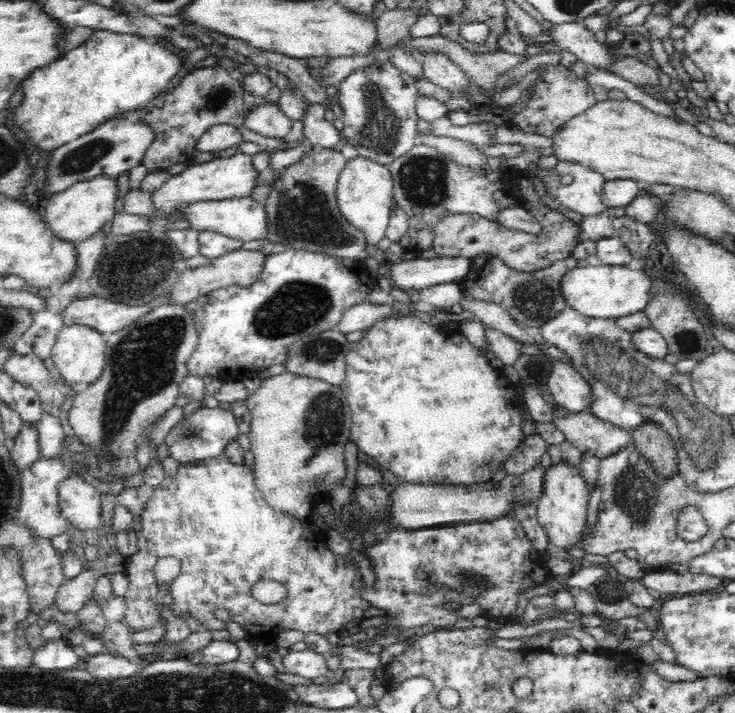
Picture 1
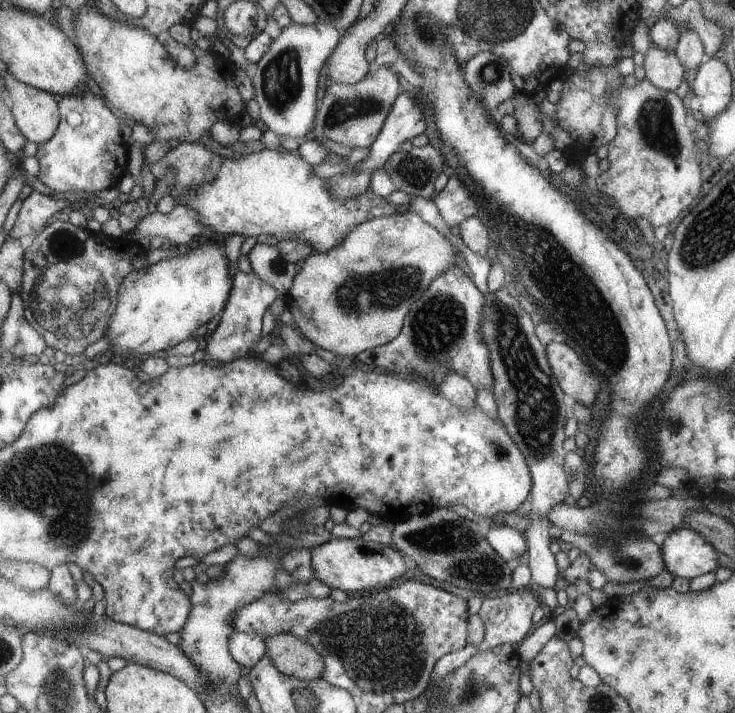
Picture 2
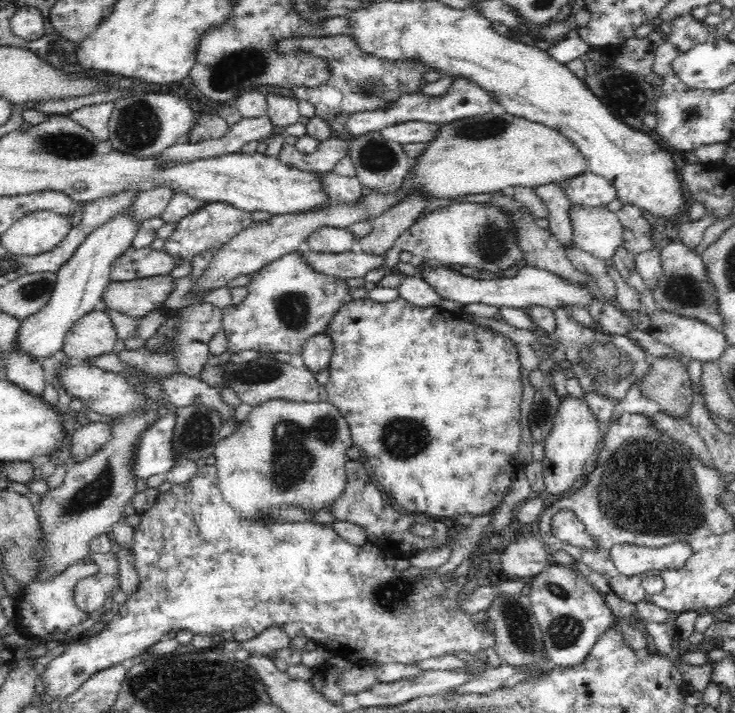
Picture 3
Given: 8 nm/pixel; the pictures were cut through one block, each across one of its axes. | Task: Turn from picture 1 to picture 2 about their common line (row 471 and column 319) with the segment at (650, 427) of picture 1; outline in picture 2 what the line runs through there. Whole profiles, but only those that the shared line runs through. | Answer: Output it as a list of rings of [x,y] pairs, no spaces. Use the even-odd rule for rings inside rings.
[[[289,633],[266,638],[267,656],[281,674],[303,681],[322,679],[326,664],[310,643]]]

